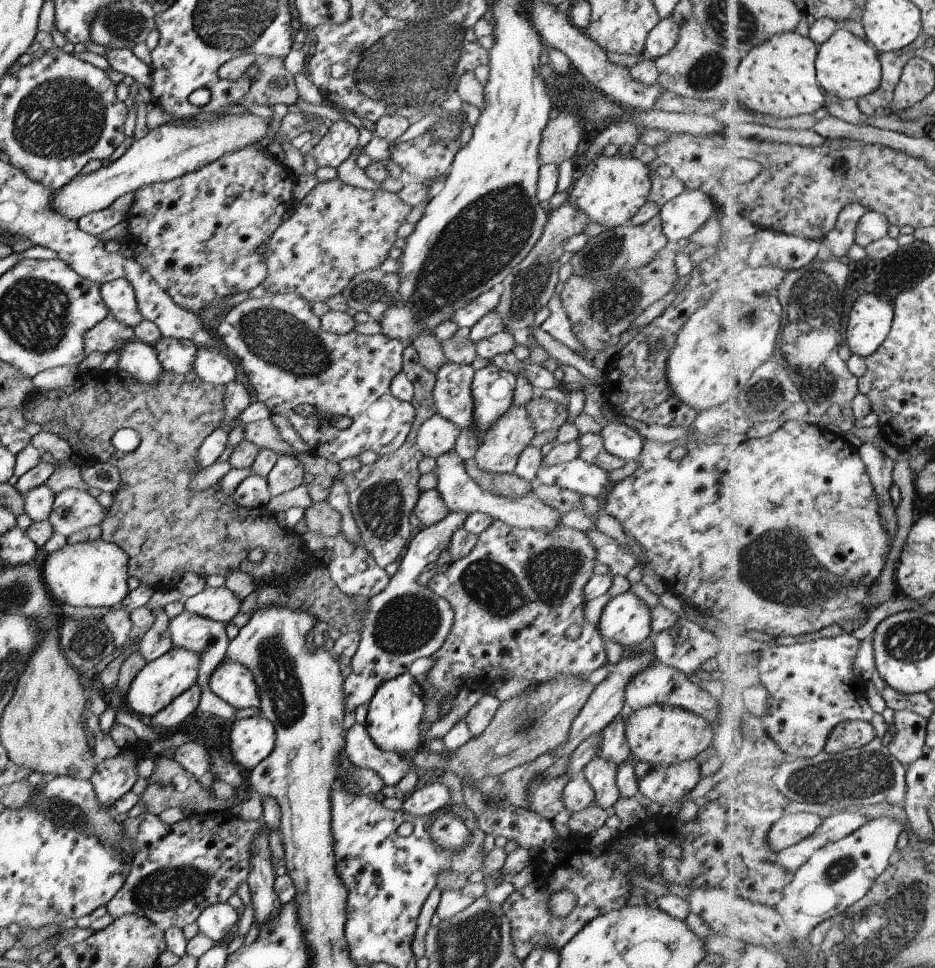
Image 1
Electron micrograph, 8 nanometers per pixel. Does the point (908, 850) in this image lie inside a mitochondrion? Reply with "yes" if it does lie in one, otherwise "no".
no

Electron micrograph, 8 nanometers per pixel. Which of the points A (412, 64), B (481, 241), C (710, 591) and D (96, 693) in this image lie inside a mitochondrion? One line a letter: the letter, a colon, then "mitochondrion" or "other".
A: mitochondrion
B: mitochondrion
C: other
D: other

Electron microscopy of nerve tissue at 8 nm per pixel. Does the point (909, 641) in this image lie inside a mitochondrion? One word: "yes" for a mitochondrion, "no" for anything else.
yes

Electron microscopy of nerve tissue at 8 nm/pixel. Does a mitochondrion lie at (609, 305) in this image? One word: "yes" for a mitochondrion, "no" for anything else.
yes

